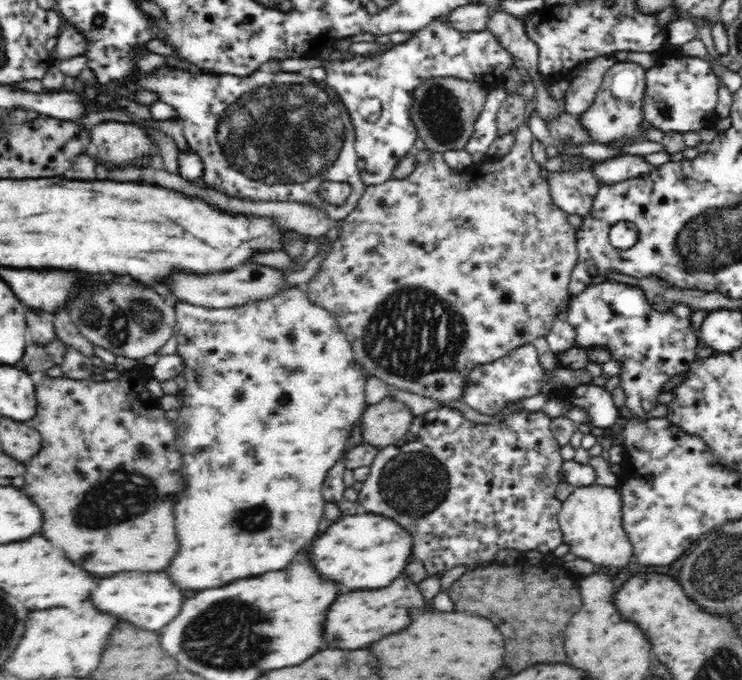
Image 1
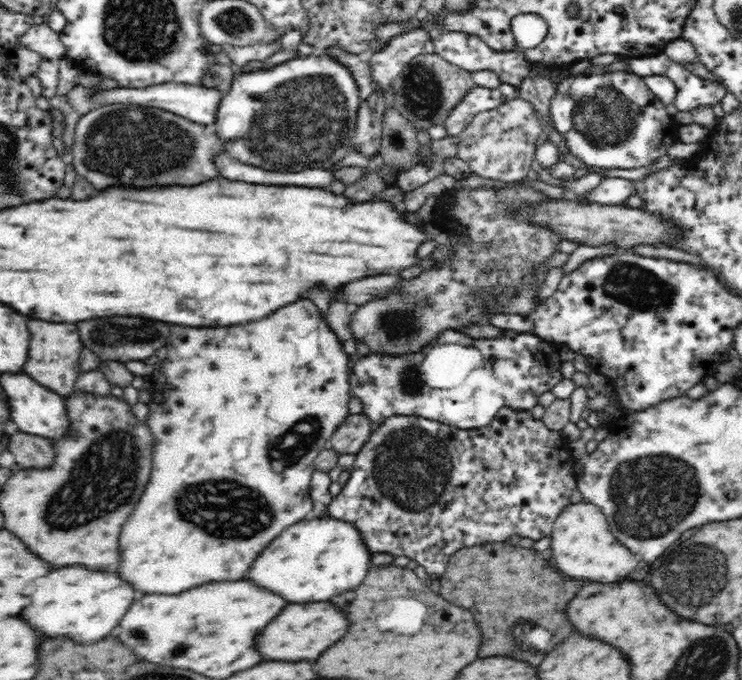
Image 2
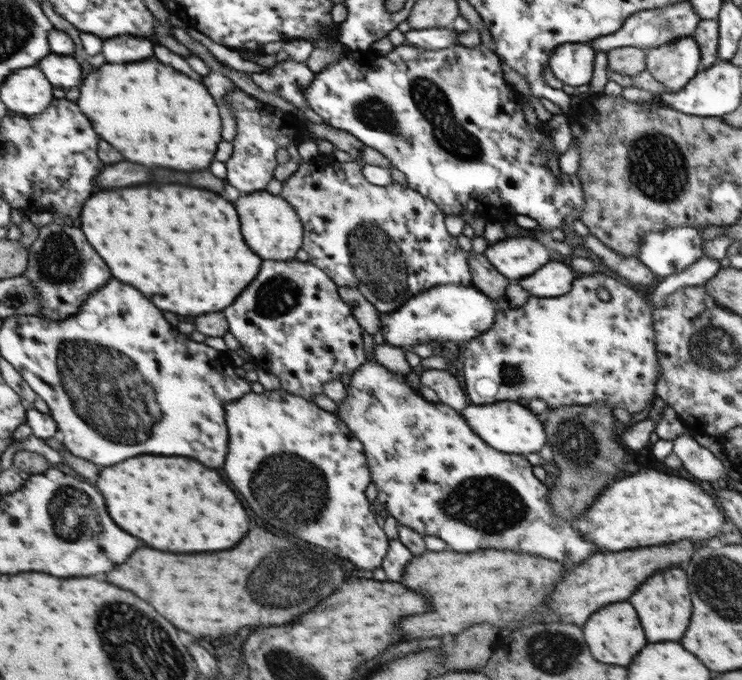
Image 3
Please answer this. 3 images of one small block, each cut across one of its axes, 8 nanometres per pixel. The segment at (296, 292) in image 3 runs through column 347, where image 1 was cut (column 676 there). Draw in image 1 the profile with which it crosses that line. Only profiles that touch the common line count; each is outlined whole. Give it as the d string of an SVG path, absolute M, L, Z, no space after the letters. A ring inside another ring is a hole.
M606 280L600 283L590 283L581 293L574 295L569 302L565 320L576 329L580 347L605 349L612 358L623 364L619 376L621 377L620 385L626 393L626 405L633 412L634 418L646 420L650 410L654 408L654 396L658 394L658 388L666 384L678 372L687 371L691 362L698 358L694 356L698 338L688 328L688 314L690 312L686 303L676 303L671 310L662 312L655 308L655 304L648 301L642 289L614 280Z

